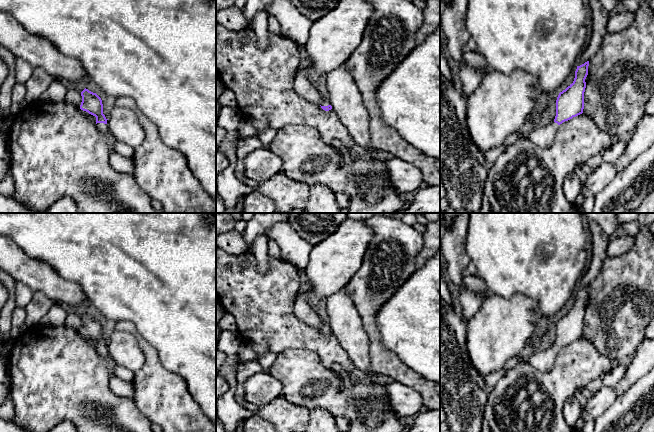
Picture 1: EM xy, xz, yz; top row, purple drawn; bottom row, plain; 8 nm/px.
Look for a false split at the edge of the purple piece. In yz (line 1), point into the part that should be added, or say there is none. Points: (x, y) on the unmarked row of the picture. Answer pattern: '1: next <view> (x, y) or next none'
1: next yz (543, 360)

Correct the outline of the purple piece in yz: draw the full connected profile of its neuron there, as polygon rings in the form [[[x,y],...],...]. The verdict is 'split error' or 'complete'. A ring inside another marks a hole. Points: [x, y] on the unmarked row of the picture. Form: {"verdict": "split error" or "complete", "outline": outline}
{"verdict": "split error", "outline": [[[589,285],[577,290],[573,307],[559,317],[554,345],[547,349],[528,352],[528,363],[536,370],[549,372],[554,366],[559,349],[583,337],[588,290]]]}

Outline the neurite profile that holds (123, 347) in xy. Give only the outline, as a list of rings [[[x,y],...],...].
[[[113,331],[107,349],[116,365],[133,373],[140,369],[145,362],[144,353],[137,339],[128,332]]]

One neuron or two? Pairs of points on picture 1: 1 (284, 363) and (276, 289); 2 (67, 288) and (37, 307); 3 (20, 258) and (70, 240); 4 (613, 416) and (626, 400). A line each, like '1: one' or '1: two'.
1: two
2: two
3: two
4: one

